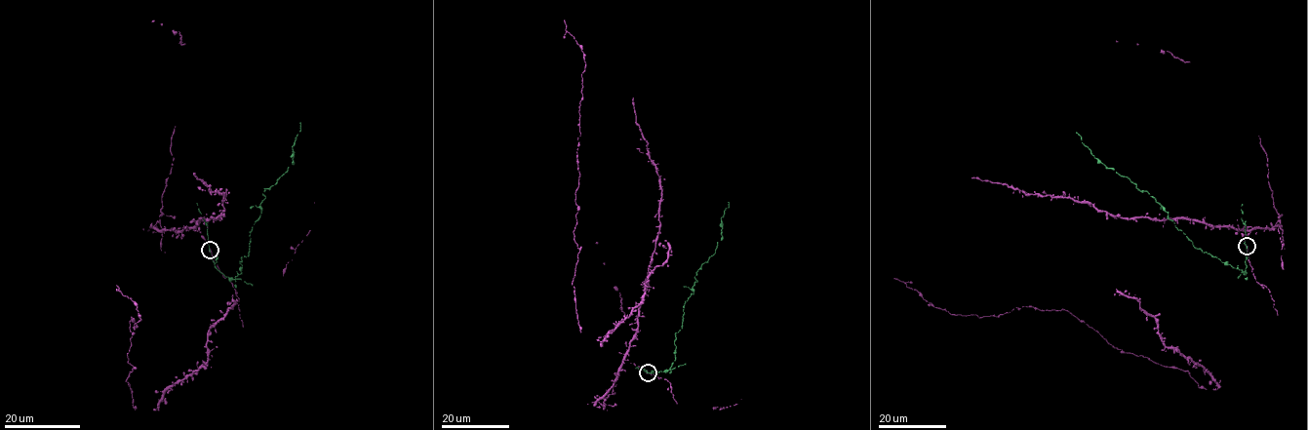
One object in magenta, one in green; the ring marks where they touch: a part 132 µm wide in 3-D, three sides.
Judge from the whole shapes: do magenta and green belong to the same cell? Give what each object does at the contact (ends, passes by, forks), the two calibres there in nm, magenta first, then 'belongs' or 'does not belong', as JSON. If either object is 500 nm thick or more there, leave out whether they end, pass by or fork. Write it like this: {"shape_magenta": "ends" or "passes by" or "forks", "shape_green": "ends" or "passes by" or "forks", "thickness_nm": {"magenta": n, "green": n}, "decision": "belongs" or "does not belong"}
{"shape_magenta": "ends", "shape_green": "ends", "thickness_nm": {"magenta": 400, "green": 280}, "decision": "does not belong"}

